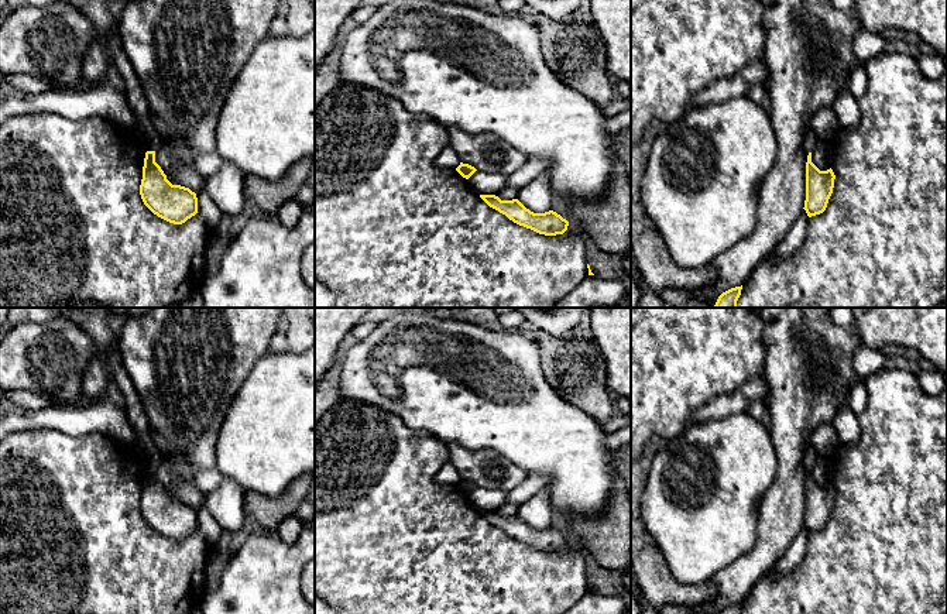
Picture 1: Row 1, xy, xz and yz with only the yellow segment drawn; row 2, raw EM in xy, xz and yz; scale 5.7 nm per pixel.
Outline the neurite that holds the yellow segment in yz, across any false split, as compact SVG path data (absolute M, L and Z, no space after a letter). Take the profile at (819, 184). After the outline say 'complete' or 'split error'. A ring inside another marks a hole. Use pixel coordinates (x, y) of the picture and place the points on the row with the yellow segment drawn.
M810 127L806 130L804 150L807 154L806 162L806 200L804 210L809 217L820 215L826 210L828 199L833 193L836 175L833 169L820 171L812 162L812 151L819 143Z; split error

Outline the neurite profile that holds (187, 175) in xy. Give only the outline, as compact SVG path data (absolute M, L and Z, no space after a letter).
M164 141L159 143L159 147L155 151L155 162L161 167L164 174L172 174L181 186L189 188L195 193L199 192L203 183L203 176L185 161L175 159L169 147Z

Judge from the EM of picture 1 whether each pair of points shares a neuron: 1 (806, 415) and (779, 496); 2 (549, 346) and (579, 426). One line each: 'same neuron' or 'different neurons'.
1: same neuron
2: different neurons

